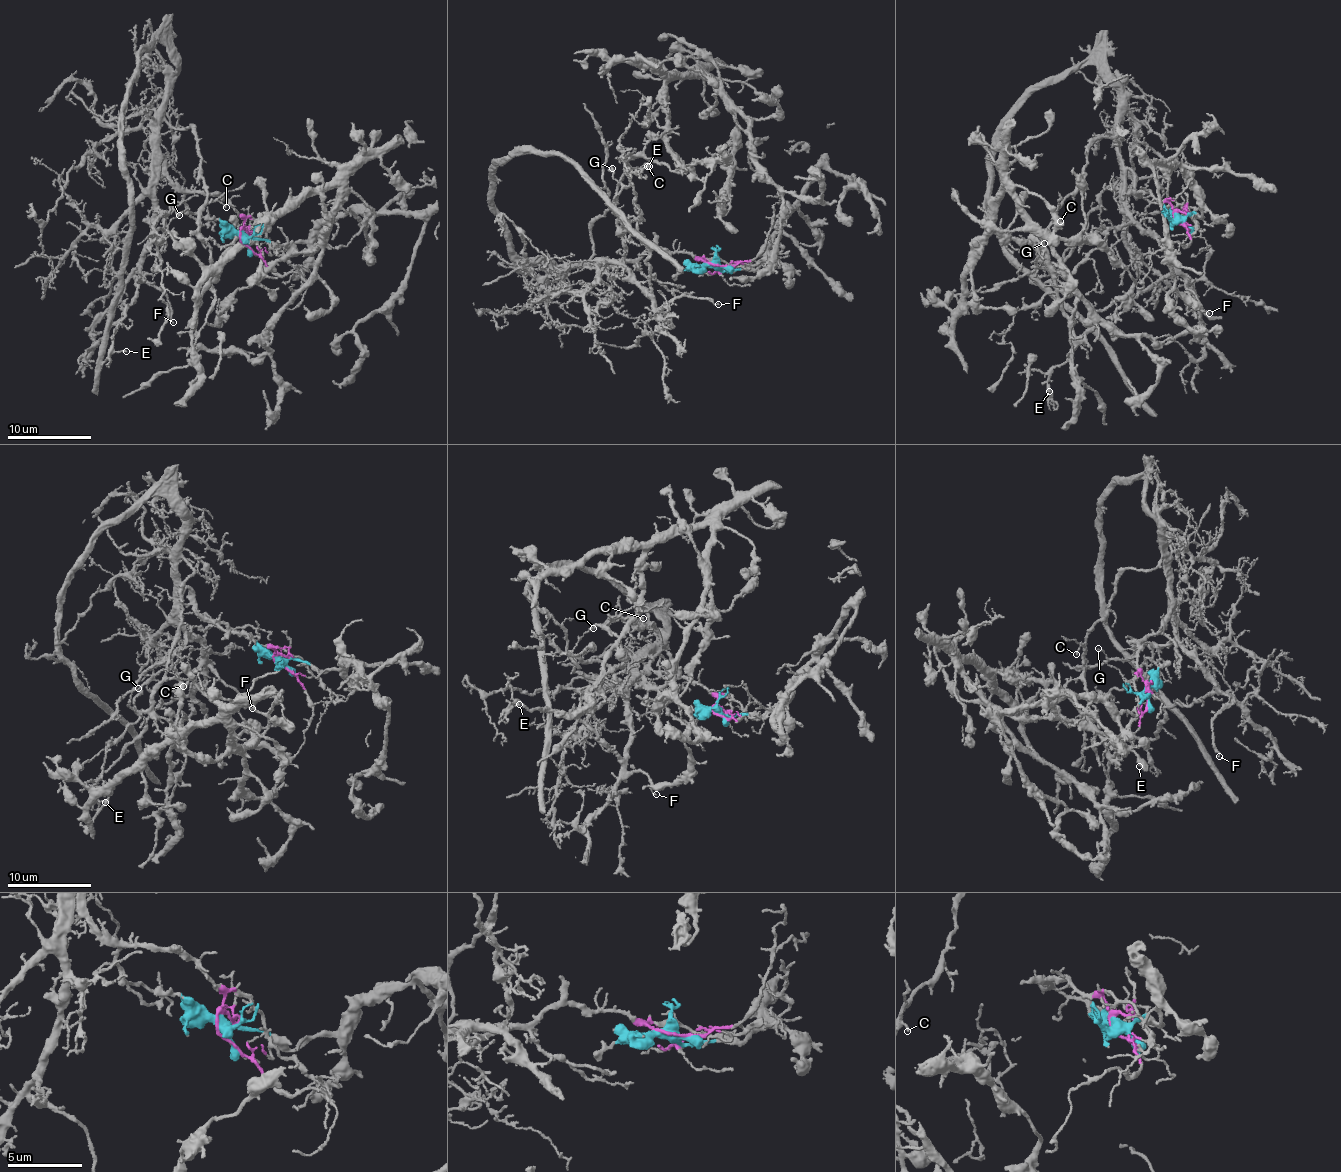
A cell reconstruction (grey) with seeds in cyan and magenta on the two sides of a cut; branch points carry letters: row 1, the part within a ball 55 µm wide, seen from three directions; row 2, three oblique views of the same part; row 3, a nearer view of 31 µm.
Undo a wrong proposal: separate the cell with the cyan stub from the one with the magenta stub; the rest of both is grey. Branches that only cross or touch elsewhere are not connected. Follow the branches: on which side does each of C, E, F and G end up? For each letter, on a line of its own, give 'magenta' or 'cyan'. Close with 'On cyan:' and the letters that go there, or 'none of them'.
C: magenta
E: magenta
F: magenta
G: magenta
On cyan: none of them

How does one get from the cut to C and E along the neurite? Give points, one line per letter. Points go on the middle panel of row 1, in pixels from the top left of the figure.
C: (717, 263), (648, 248), (616, 265), (574, 265), (590, 257), (593, 222), (616, 204), (626, 169), (648, 166)
E: (717, 263), (648, 248), (632, 260), (605, 265), (603, 261), (613, 259), (652, 294), (630, 172), (650, 167)

